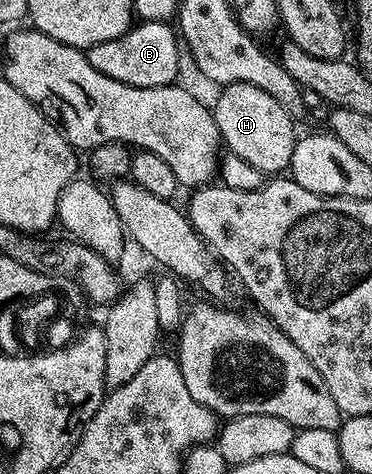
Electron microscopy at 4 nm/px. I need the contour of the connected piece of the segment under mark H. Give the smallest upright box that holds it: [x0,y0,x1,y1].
[212,83,296,173]

